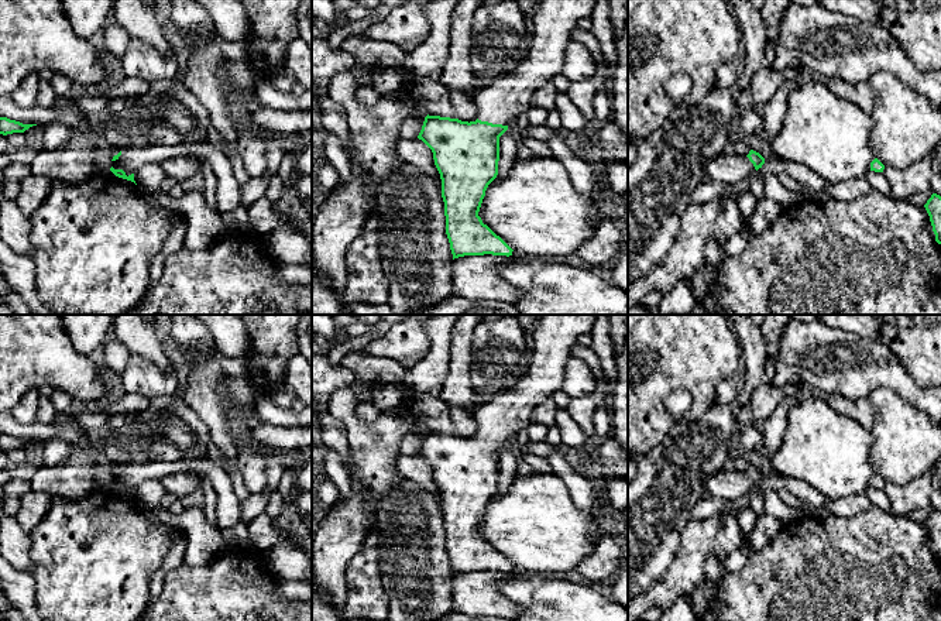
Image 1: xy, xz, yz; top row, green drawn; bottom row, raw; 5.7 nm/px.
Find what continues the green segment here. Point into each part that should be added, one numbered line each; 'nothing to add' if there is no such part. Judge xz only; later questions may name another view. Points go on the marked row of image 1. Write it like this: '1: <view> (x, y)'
1: xz (501, 100)

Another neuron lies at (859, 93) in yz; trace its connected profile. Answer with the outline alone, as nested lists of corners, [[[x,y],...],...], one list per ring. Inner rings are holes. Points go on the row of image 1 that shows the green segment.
[[[824,78],[824,82],[837,97],[851,102],[865,113],[872,114],[873,92],[868,82],[846,83],[838,78]]]

